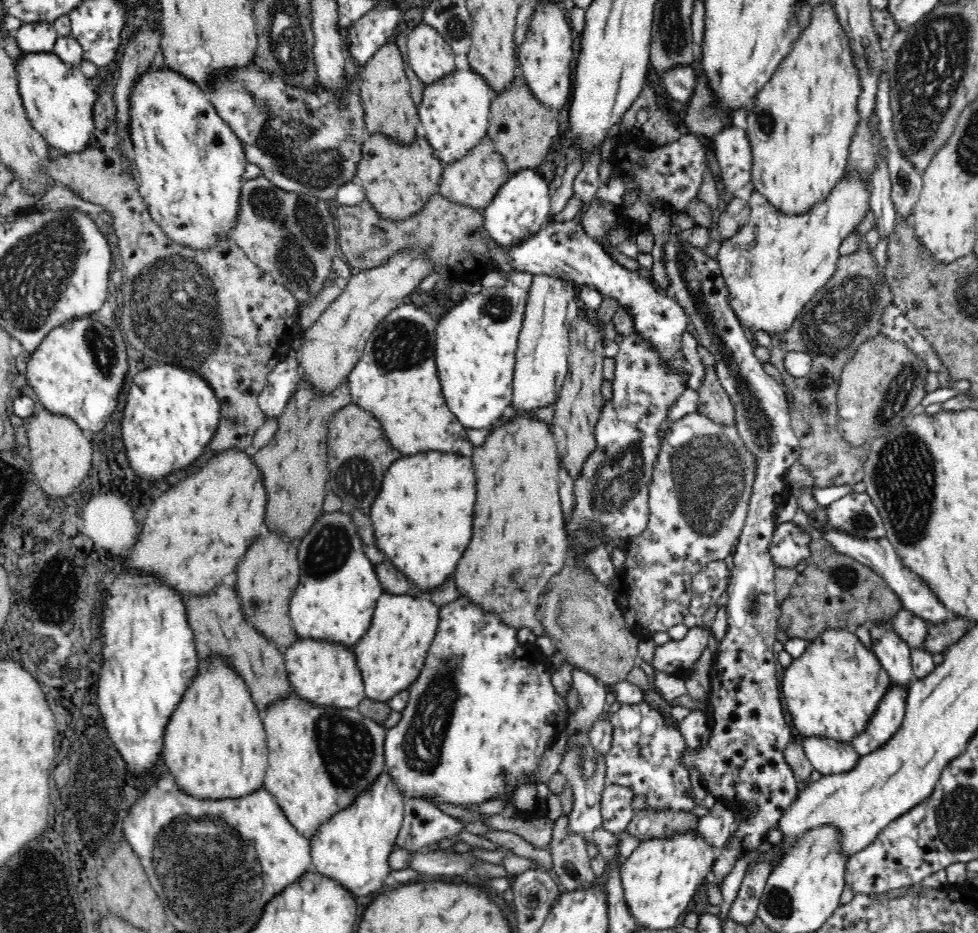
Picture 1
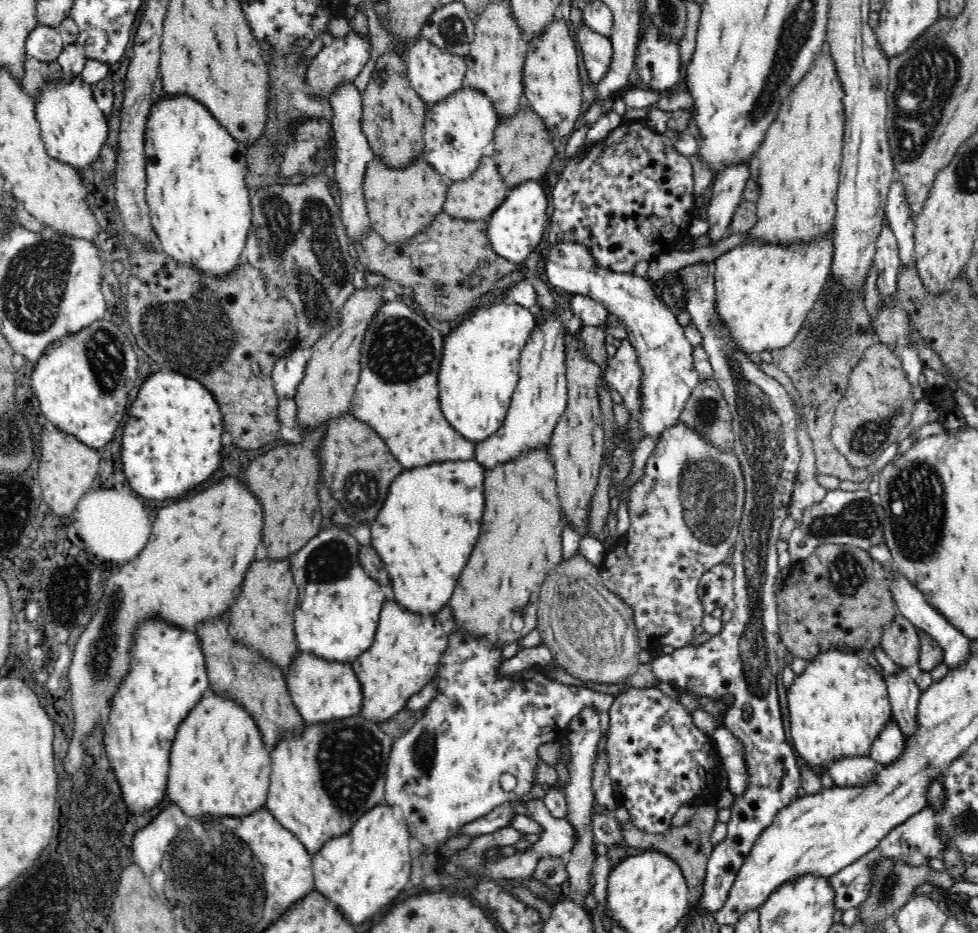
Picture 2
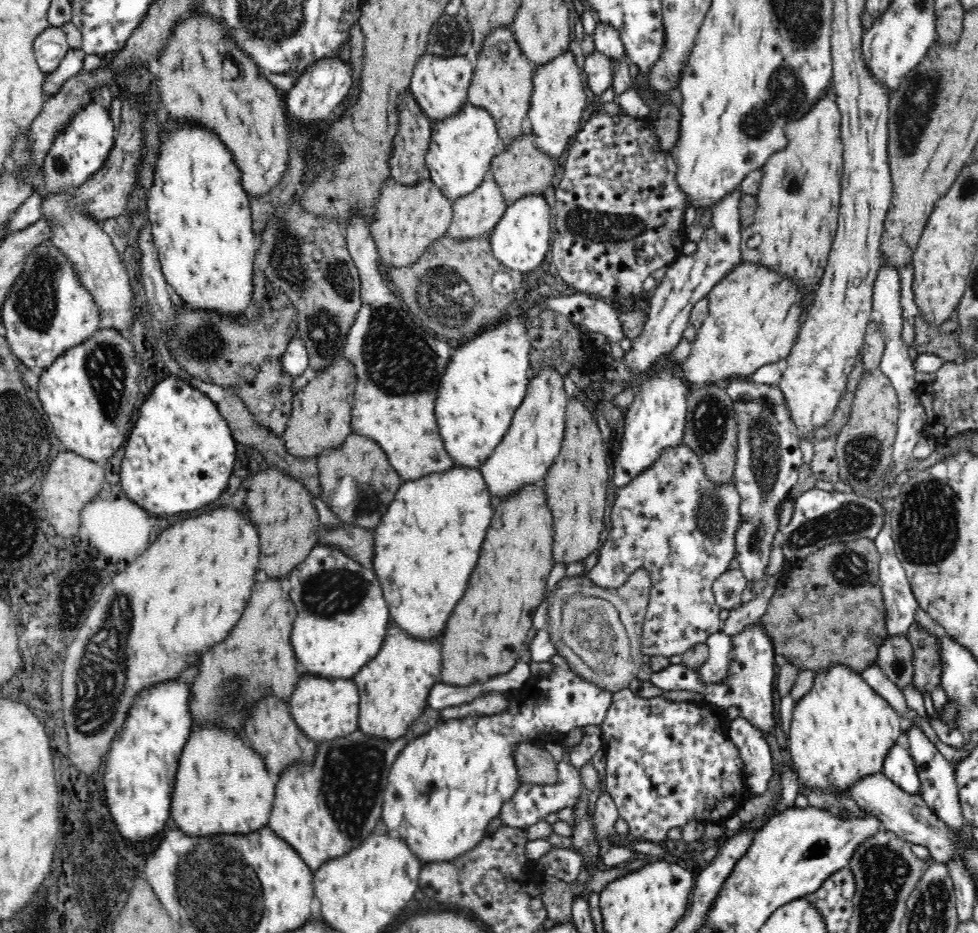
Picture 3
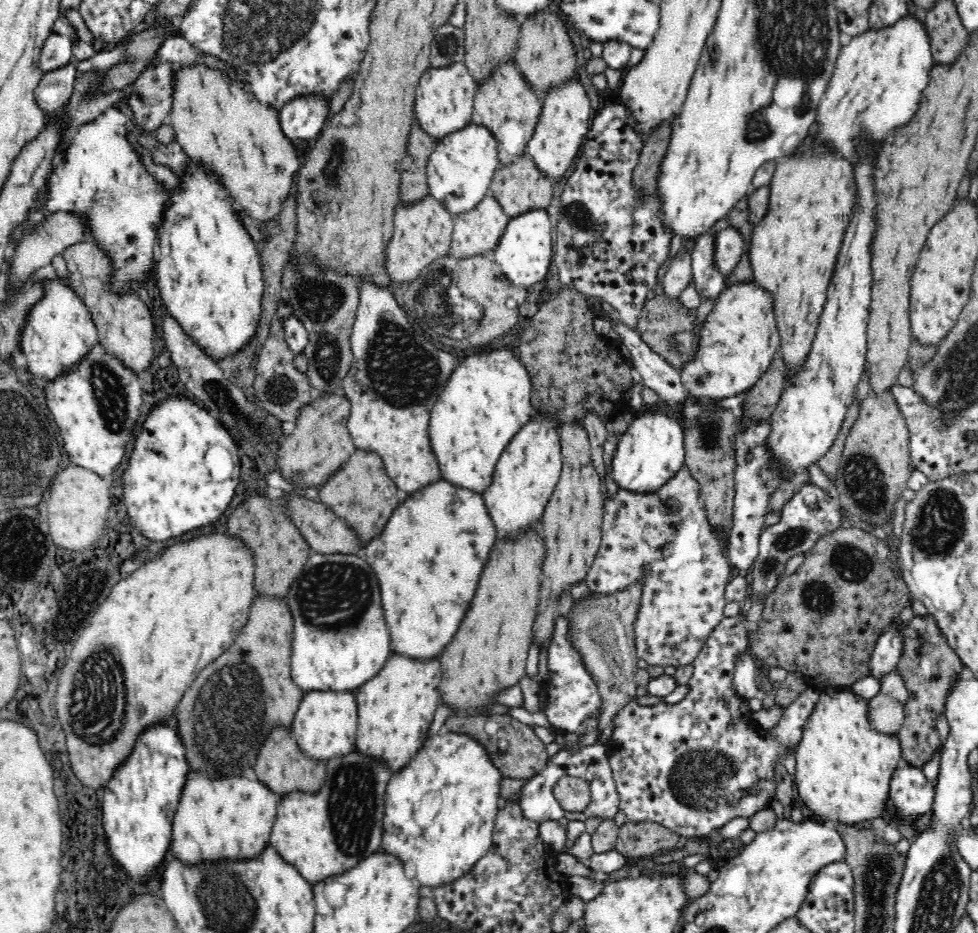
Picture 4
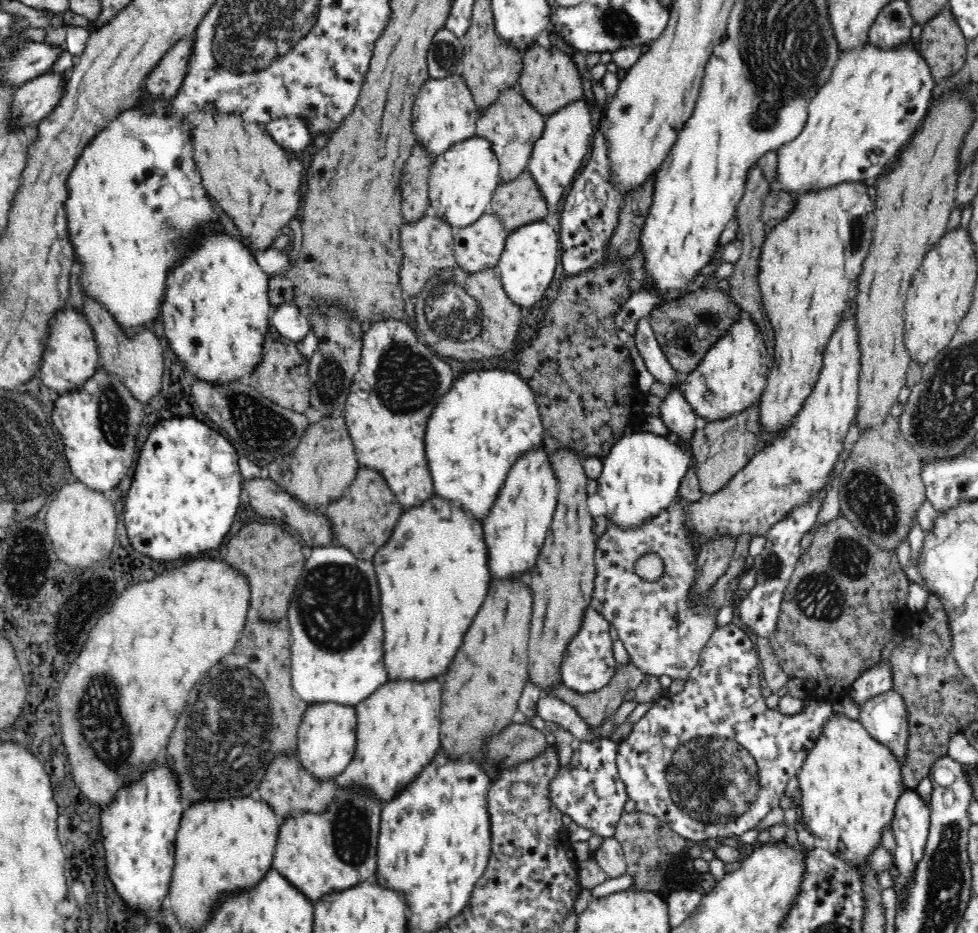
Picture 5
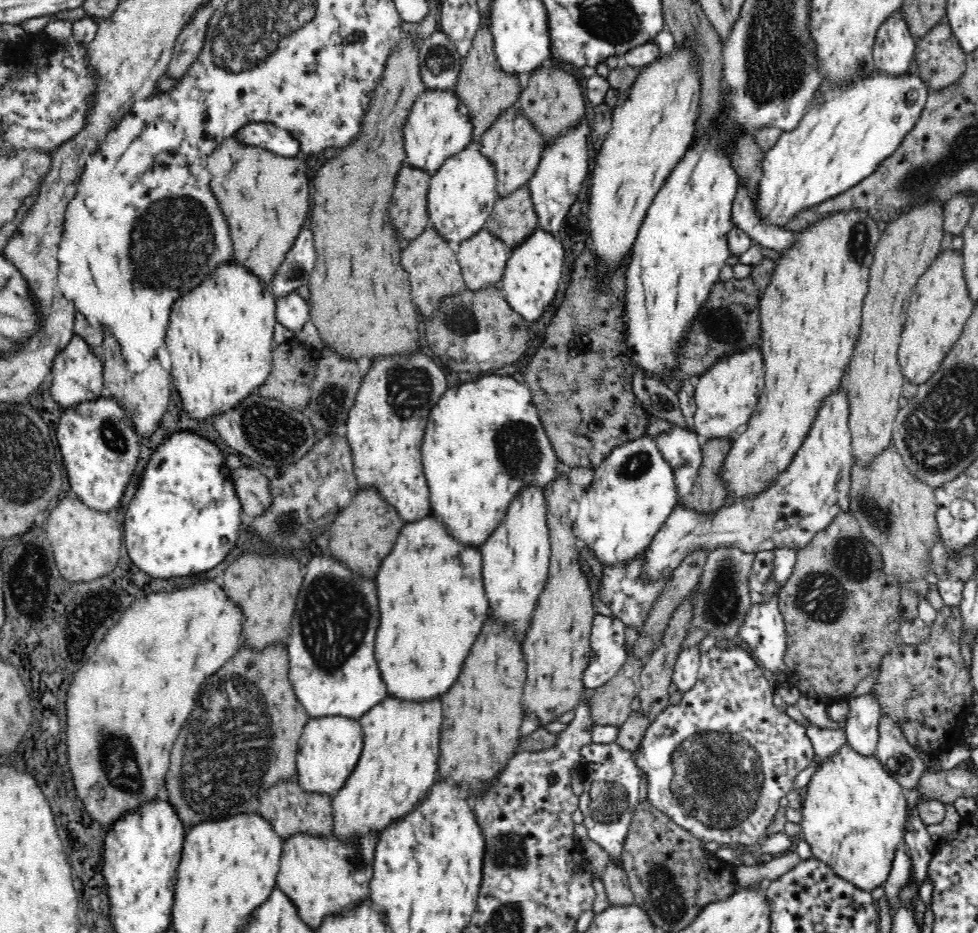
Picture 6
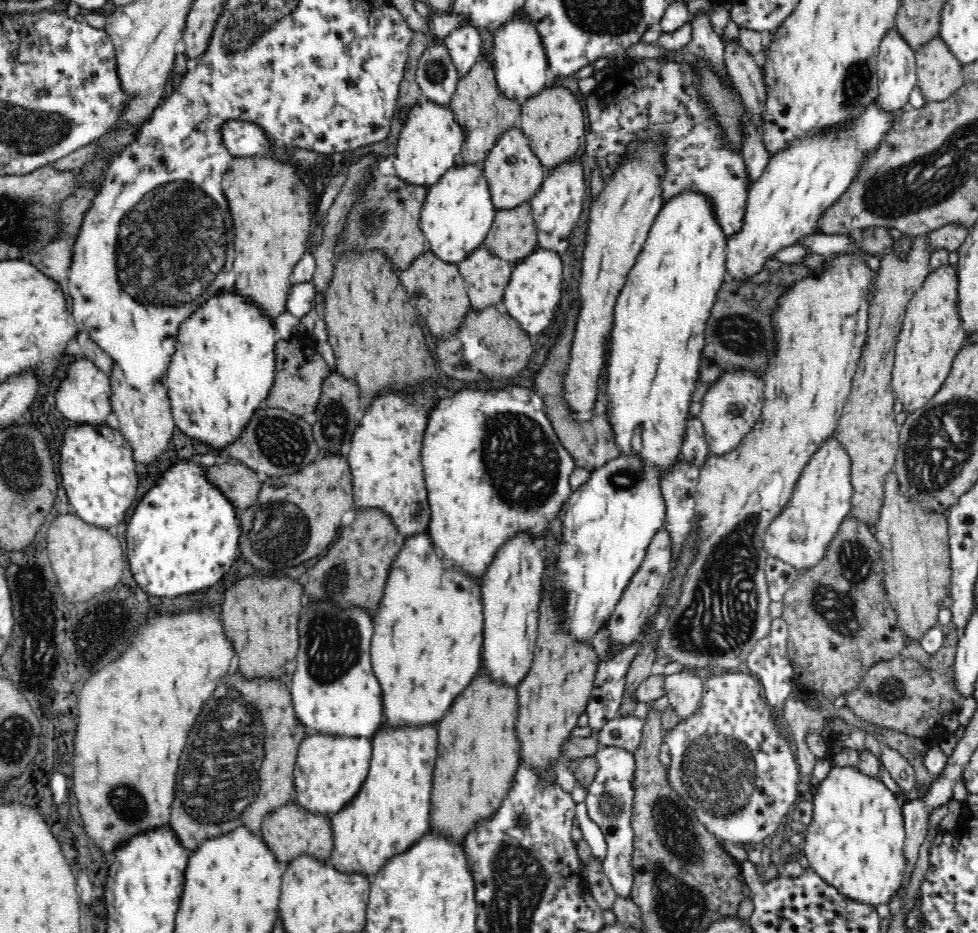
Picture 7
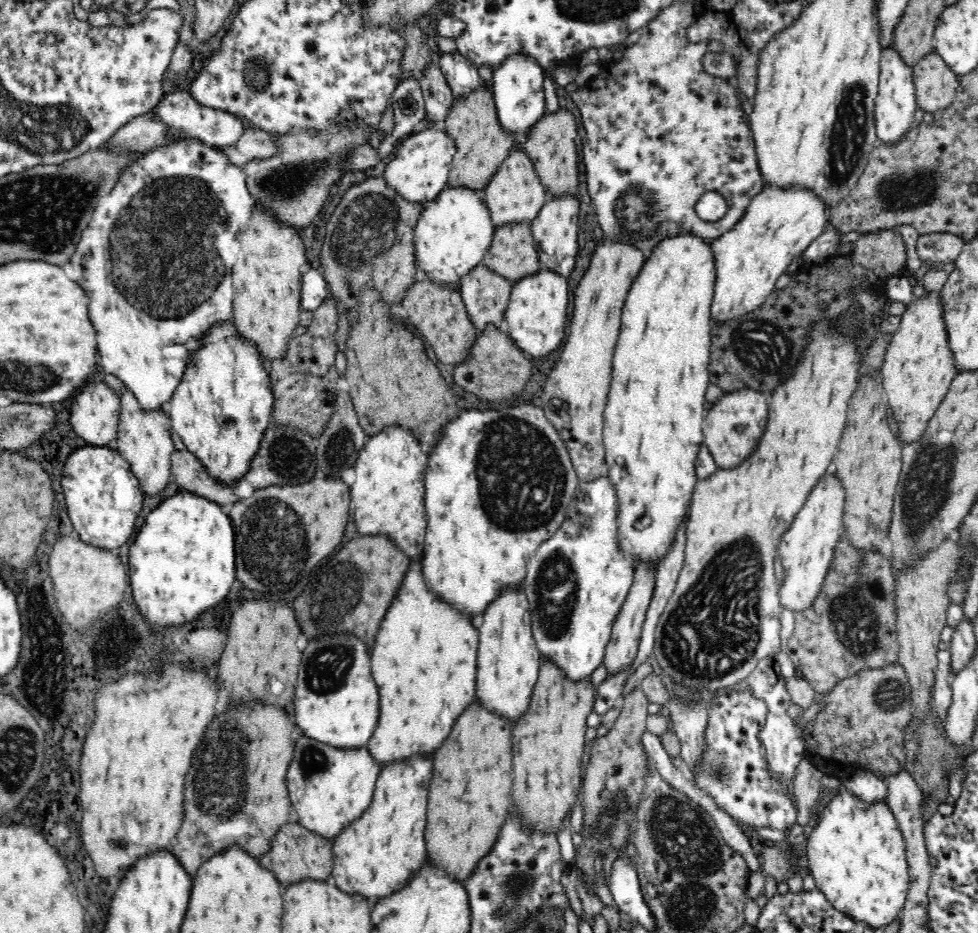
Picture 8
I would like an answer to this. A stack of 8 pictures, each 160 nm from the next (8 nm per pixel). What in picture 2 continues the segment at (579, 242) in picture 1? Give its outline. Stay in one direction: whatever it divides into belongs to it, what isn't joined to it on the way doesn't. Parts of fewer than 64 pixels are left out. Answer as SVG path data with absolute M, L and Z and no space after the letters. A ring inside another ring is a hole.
M555 240L541 256L543 279L575 295L588 296L618 316L626 326L627 339L637 352L642 369L641 425L647 436L660 436L680 420L680 414L700 380L694 369L692 345L672 307L658 297L651 279L634 272L612 272L598 266L590 249L571 240Z

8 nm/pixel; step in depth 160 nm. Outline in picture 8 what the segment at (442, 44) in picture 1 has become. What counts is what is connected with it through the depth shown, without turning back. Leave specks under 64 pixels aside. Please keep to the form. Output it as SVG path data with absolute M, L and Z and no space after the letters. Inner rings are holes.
M424 118L416 130L397 140L395 157L388 162L383 172L386 183L398 192L400 197L417 202L423 207L449 184L449 172L454 153L457 151L454 137L436 123Z

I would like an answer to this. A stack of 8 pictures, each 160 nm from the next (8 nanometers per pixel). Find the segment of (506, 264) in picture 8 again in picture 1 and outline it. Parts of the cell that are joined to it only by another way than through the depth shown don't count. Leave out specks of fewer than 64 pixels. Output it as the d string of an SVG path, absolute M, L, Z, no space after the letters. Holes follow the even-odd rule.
M524 76L514 78L504 91L496 94L490 102L489 112L487 137L493 142L496 152L503 156L508 170L512 173L522 168L537 169L552 147L552 138L559 136L560 112L540 102L530 91Z

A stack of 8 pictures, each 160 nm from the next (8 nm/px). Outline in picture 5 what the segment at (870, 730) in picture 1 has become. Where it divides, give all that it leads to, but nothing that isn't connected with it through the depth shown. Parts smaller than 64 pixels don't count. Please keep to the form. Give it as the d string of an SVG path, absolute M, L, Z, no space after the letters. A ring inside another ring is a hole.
M902 788L900 796L898 796L897 806L892 814L891 827L895 834L897 844L895 851L895 863L898 867L899 875L895 878L896 892L902 892L904 884L908 882L912 870L916 868L918 860L924 856L924 848L926 848L926 838L928 838L930 822L930 806L922 796L916 791L916 788Z

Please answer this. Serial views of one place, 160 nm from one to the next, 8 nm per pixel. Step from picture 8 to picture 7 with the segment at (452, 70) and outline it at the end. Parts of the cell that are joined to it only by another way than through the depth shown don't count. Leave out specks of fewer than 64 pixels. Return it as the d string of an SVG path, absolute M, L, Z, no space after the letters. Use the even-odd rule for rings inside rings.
M460 16L460 24L441 41L450 50L450 57L454 61L459 77L464 77L475 66L483 52L480 31L467 16Z

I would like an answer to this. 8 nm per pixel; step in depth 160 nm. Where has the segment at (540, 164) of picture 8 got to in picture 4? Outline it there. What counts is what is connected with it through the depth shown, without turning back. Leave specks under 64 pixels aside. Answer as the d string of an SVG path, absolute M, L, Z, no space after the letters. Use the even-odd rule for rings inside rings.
M546 8L534 10L534 14L528 14L521 19L520 36L516 44L514 60L515 66L520 69L530 87L543 95L553 87L566 83L577 75L576 51L572 39L564 26L564 22L557 13Z

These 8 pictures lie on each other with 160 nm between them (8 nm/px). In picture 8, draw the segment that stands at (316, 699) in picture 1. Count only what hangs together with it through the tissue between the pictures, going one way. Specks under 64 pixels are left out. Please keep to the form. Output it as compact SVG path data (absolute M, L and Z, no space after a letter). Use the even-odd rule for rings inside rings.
M302 735L295 742L287 770L287 787L291 804L300 816L298 822L331 840L369 808L379 768L379 762L374 760L367 746L334 748Z

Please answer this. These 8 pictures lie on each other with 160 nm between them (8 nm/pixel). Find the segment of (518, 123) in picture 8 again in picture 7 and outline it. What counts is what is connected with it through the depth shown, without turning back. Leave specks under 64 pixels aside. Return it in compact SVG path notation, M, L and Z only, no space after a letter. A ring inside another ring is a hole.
M517 12L504 22L500 28L493 31L492 50L490 58L498 89L507 96L520 103L530 96L538 95L542 88L551 82L549 75L548 58L542 44L542 37L536 30L535 24Z

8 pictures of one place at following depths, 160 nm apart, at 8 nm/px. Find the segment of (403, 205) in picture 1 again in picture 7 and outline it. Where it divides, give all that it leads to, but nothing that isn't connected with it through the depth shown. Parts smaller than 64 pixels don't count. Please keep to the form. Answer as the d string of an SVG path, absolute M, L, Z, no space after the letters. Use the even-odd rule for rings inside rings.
M428 247L406 270L399 271L399 277L409 294L410 304L419 310L431 334L437 339L451 338L464 322L471 306L465 279L457 265L440 260Z

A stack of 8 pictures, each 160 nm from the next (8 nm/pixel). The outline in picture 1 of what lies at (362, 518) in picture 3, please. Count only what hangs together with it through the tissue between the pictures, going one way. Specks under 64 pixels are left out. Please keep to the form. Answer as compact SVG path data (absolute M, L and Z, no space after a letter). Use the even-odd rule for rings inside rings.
M350 404L329 419L327 434L328 488L351 508L368 508L376 500L388 466L400 458L401 452L389 441L383 426L363 408Z

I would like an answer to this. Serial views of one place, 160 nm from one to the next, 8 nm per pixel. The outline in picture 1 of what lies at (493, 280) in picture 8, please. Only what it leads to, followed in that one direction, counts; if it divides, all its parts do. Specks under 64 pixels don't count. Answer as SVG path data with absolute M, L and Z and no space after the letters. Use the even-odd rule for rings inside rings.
M489 137L480 138L480 142L466 152L462 158L454 162L444 162L438 185L438 193L442 197L481 210L490 204L490 200L499 192L499 189L509 180L511 172L506 166L503 156L496 152Z

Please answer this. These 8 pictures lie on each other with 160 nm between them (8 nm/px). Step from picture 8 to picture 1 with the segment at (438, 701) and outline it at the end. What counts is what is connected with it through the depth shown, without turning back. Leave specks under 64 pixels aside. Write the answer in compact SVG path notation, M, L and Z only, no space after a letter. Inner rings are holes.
M431 449L412 456L401 454L396 462L390 464L378 496L380 498L370 504L369 514L376 547L390 558L394 567L413 582L415 588L420 588L424 596L428 595L454 573L458 556L464 554L470 542L472 512L476 502L476 478L470 457Z

